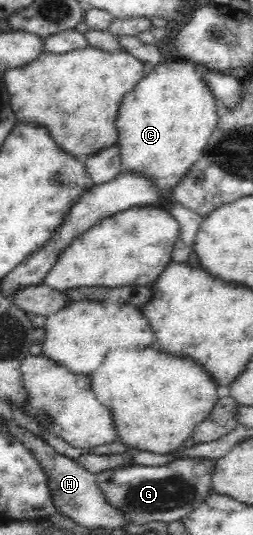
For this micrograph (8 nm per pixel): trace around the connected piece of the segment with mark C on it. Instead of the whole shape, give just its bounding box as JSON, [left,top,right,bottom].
[116,58,218,194]

